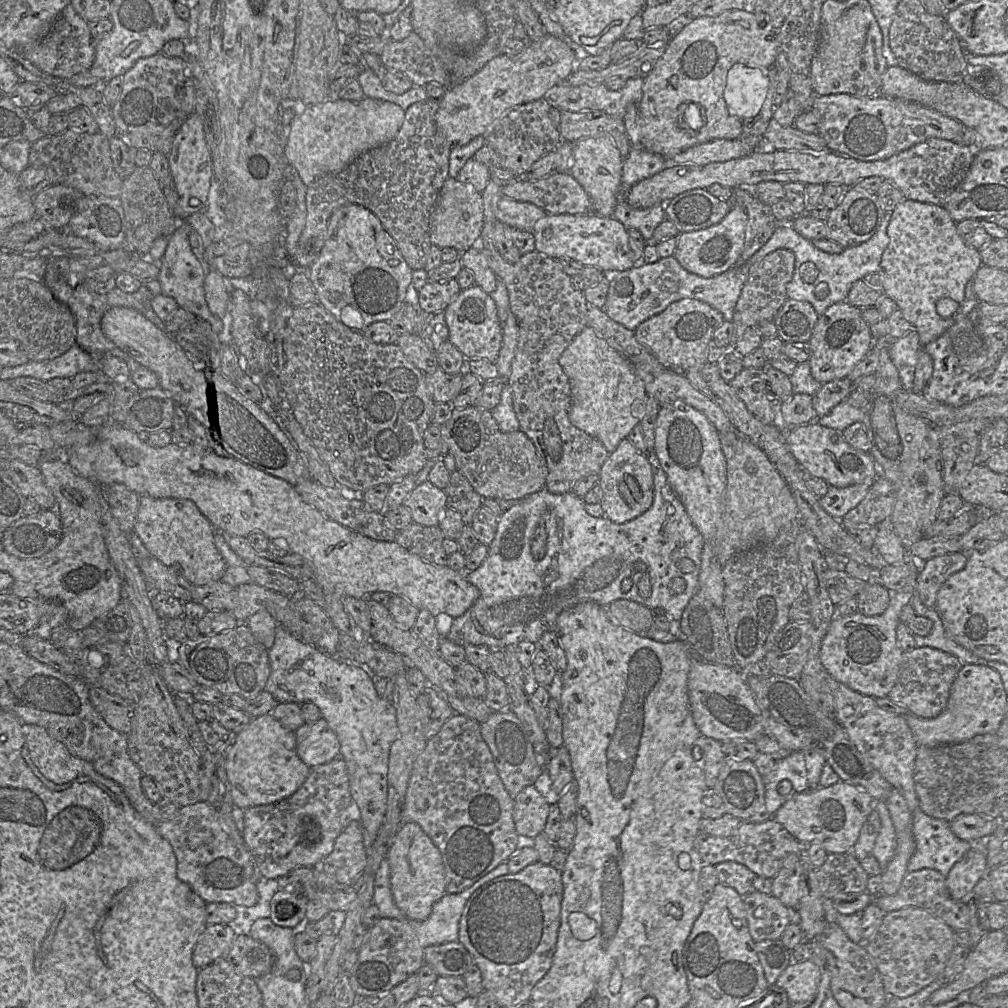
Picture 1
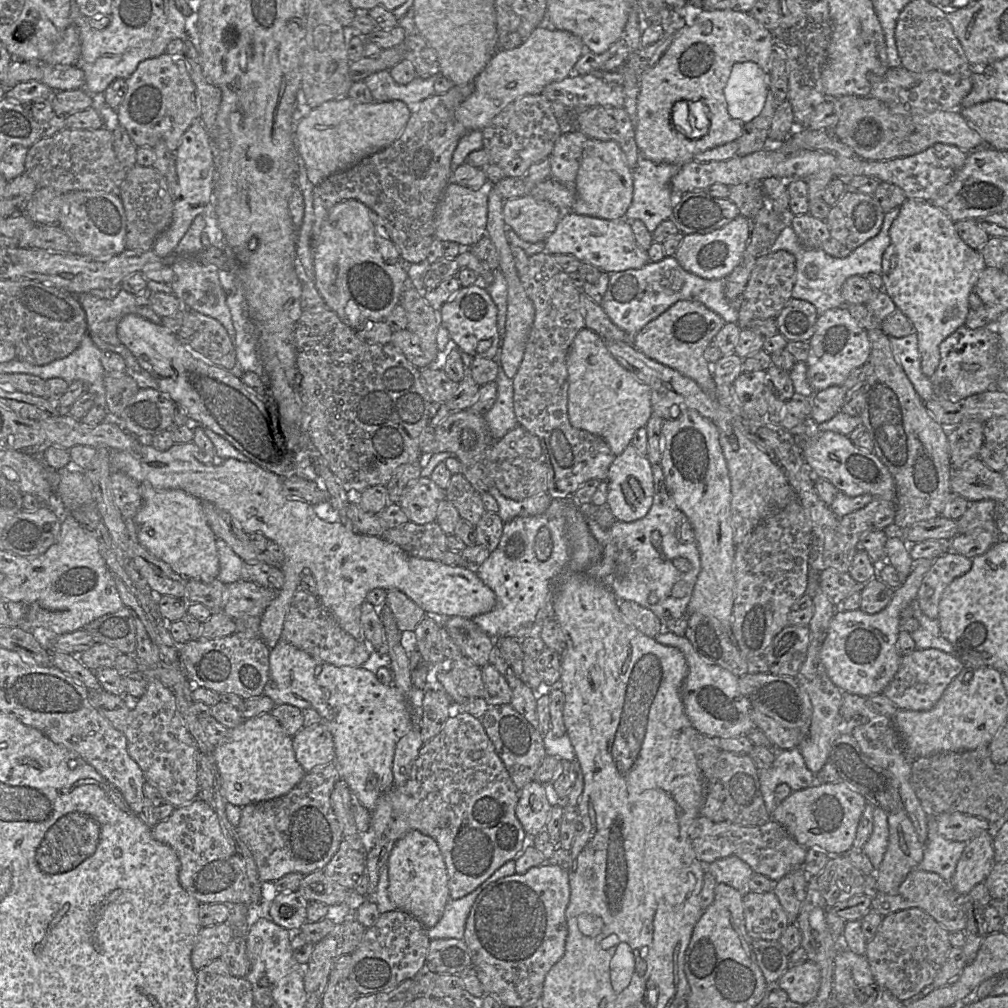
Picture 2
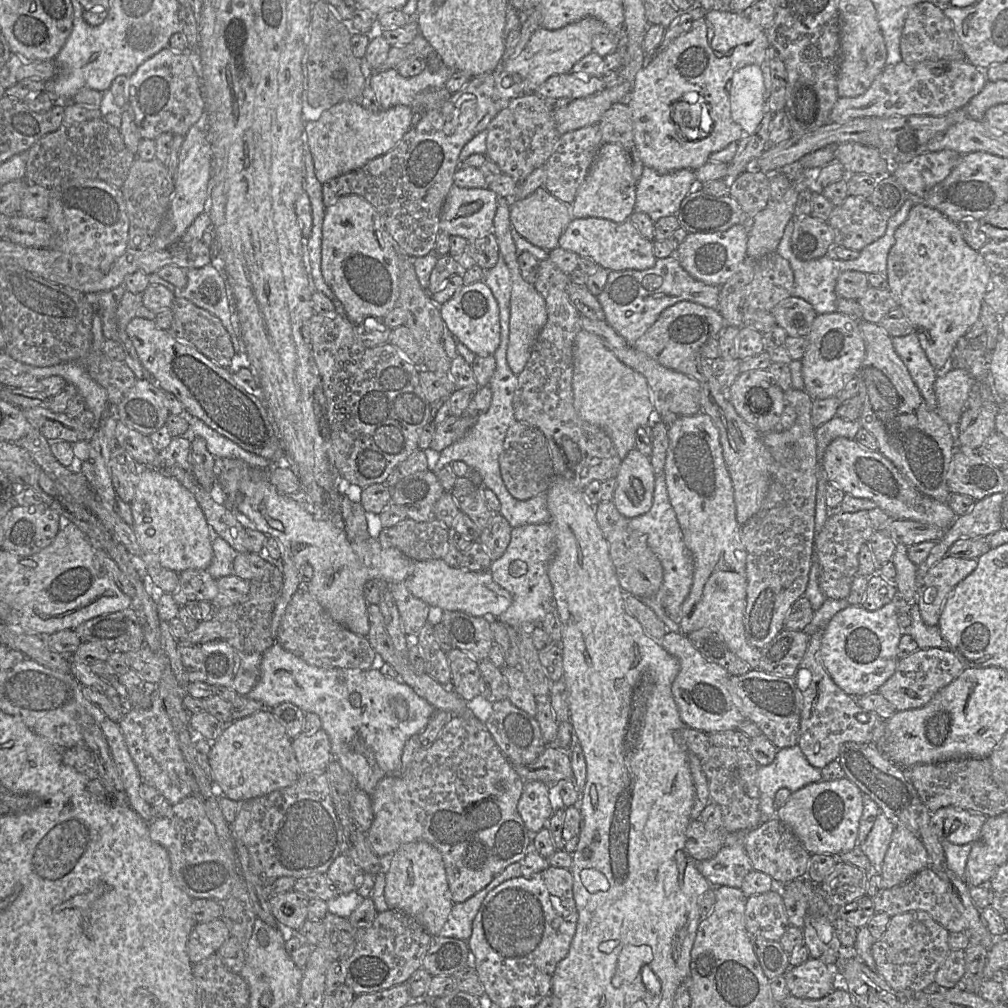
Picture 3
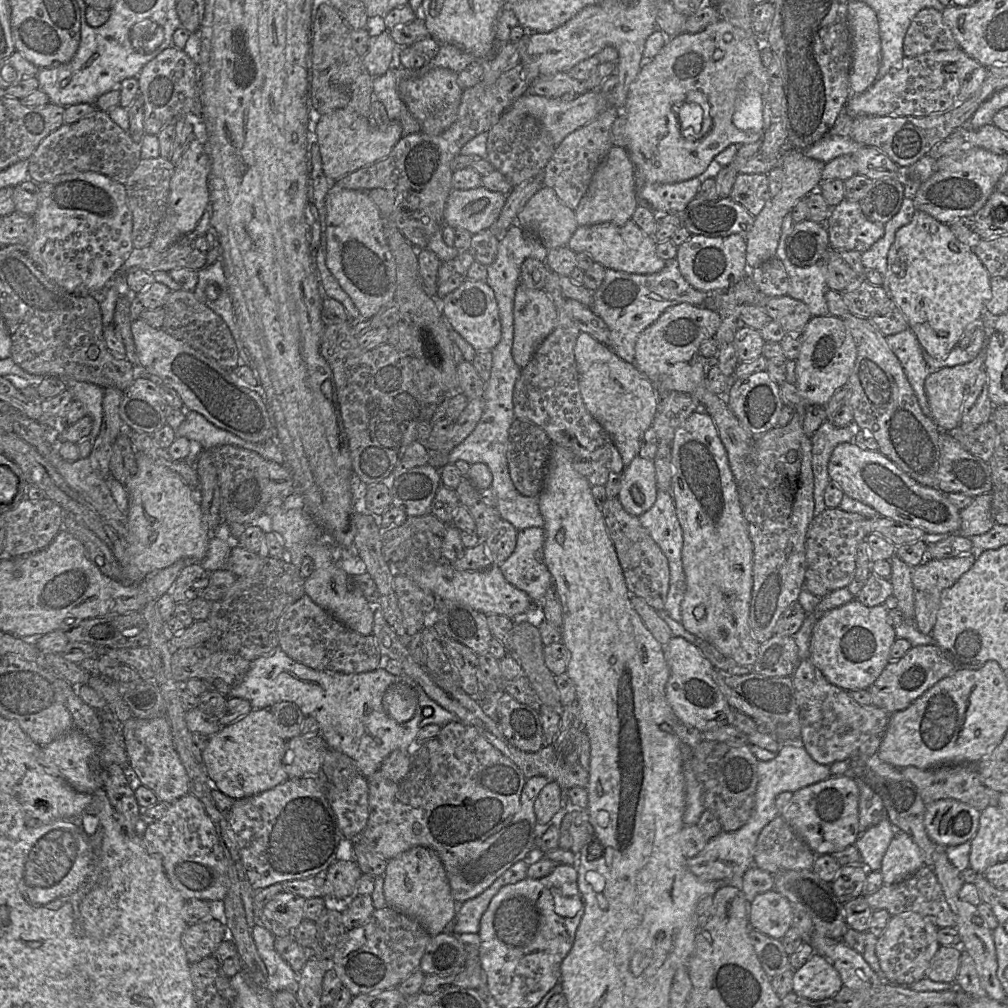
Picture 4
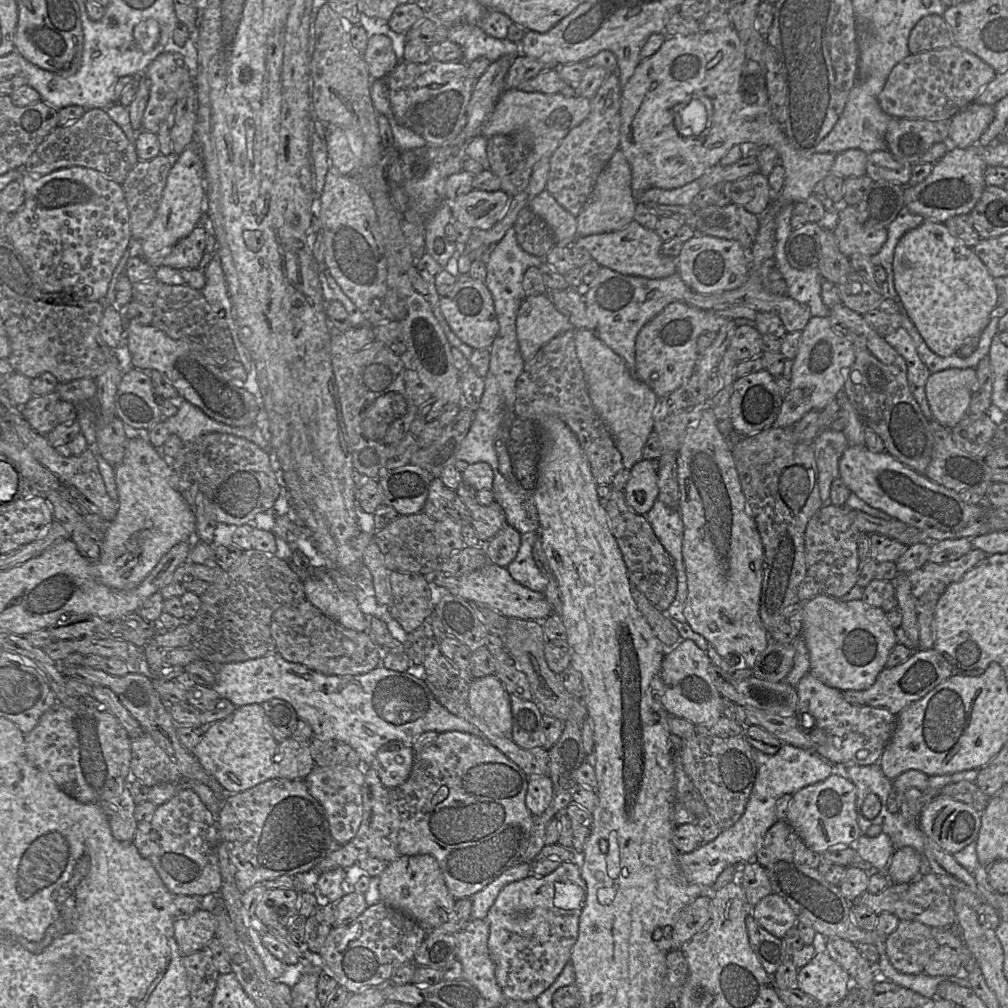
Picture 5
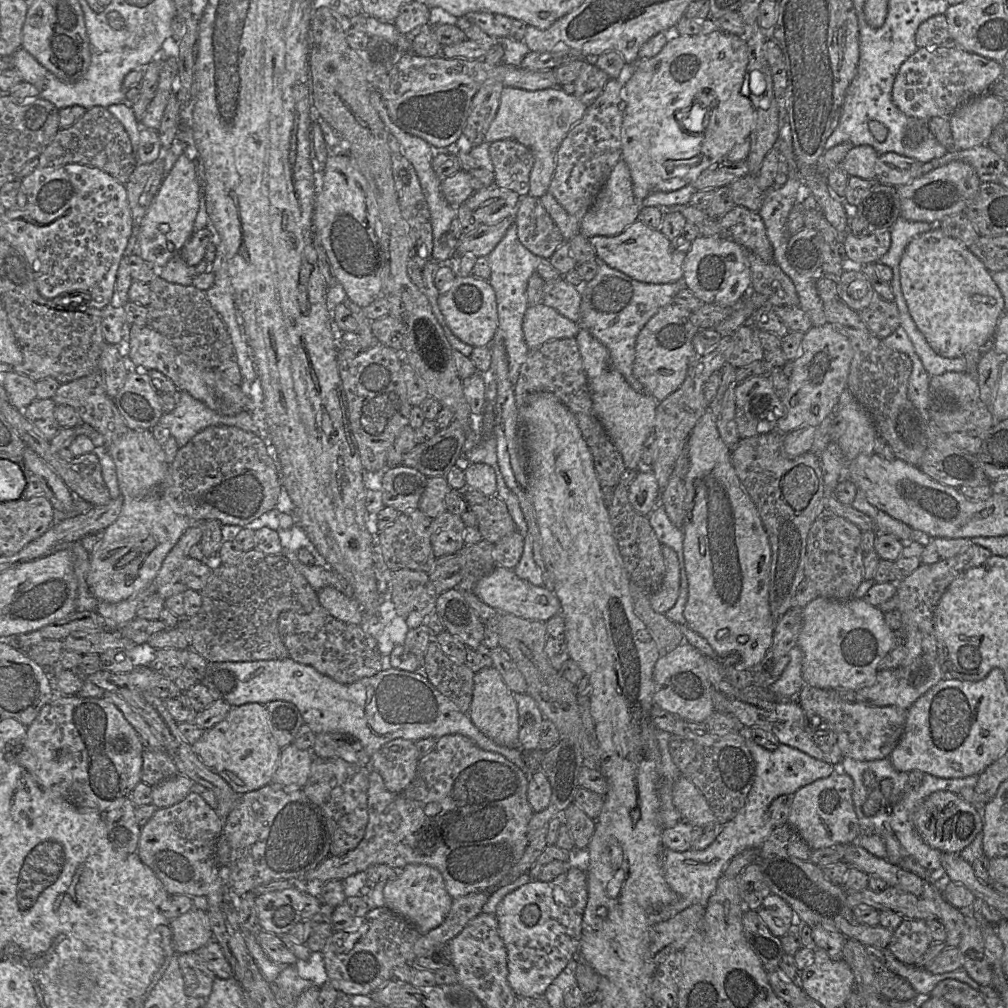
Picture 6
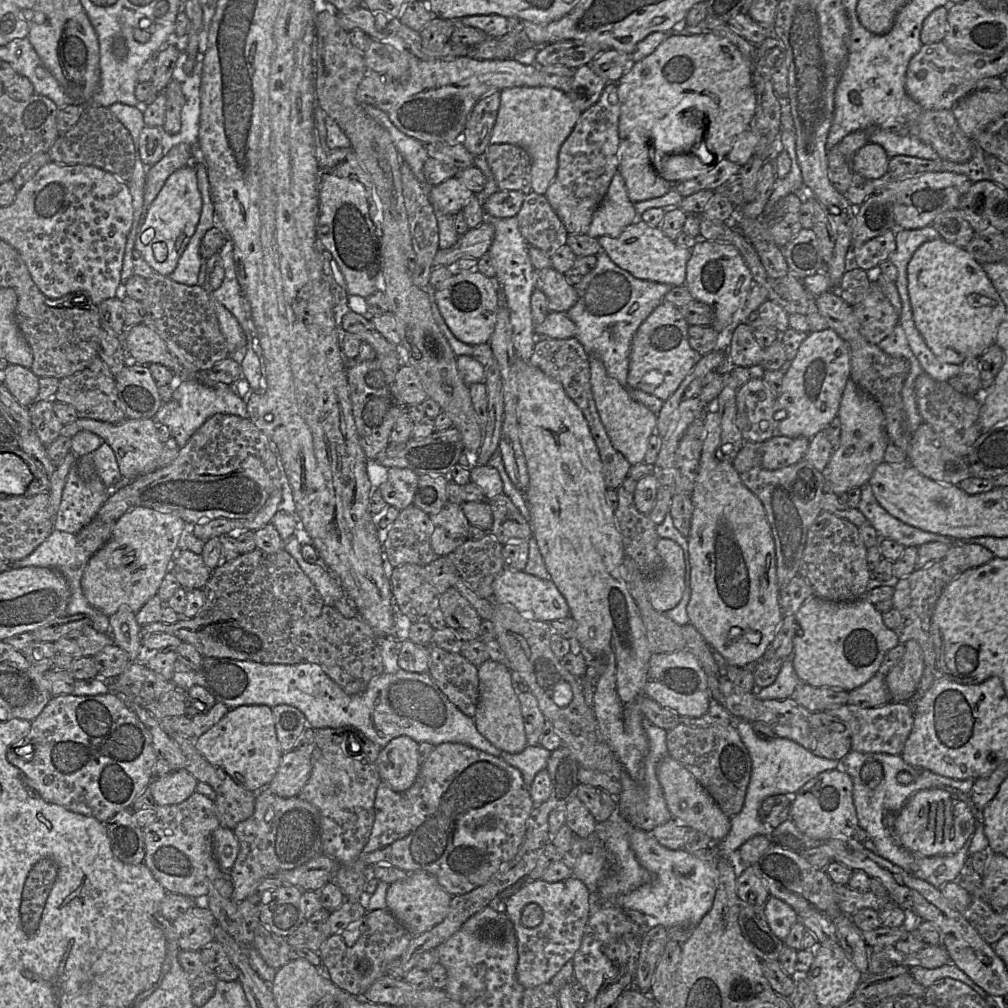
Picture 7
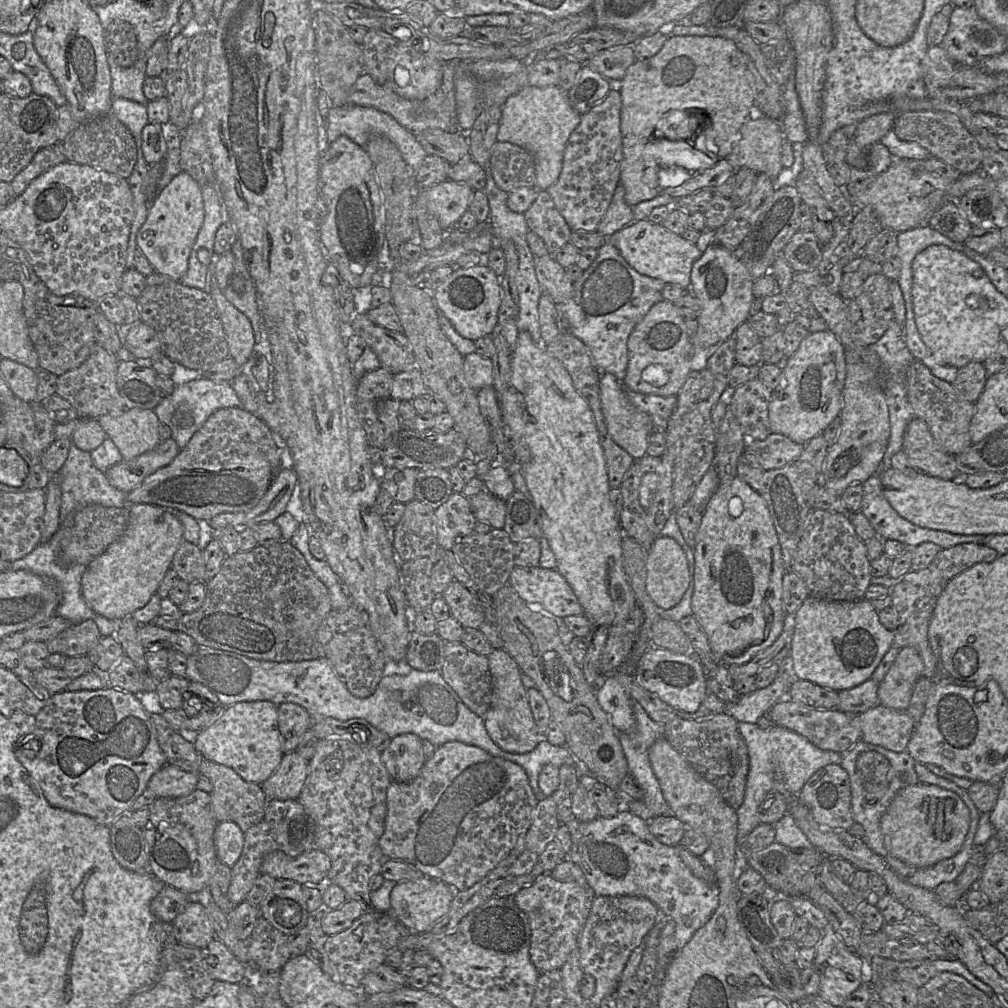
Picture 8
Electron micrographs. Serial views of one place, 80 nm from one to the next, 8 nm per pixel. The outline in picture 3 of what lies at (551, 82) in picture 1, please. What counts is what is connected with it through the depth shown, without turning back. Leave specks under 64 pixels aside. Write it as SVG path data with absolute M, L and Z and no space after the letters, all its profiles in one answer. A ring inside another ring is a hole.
M588 16L557 30L539 27L531 35L522 52L515 58L502 60L494 70L495 87L501 99L515 99L531 94L551 76L569 73L580 59L593 52L592 39L597 34L610 33L607 26L595 17Z

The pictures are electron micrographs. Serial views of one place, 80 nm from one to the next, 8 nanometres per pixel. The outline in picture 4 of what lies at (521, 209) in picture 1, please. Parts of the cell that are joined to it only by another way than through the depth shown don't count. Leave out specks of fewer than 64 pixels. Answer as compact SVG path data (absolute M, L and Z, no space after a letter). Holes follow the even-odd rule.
M546 186L529 199L517 215L516 224L536 236L548 250L567 246L578 227L575 212Z

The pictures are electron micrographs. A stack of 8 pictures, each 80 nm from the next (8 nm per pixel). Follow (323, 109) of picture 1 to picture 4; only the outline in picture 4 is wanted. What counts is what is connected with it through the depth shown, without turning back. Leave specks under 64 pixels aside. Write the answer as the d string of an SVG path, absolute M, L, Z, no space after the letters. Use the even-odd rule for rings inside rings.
M338 109L322 115L315 124L320 149L322 169L329 181L337 181L346 175L386 158L404 136L400 122L390 121L385 130L378 129L371 119L348 109Z

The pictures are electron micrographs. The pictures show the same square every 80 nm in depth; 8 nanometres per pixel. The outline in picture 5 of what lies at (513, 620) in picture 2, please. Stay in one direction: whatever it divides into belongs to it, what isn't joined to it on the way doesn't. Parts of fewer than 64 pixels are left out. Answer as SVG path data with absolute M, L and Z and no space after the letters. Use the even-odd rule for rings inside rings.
M538 531L522 534L517 555L506 568L519 584L535 592L544 592L548 579L536 566L532 555L534 543L538 538Z

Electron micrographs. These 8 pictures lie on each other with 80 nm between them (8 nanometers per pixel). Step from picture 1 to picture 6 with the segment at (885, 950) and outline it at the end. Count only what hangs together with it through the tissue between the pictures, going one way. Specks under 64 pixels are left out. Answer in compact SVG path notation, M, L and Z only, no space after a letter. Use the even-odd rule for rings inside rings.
M903 919L893 932L888 949L903 964L917 966L931 944L925 921Z

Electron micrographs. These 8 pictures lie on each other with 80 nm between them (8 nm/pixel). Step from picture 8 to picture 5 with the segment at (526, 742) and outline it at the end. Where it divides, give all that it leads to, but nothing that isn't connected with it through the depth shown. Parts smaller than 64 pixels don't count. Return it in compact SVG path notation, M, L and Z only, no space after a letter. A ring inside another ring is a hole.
M497 675L473 678L468 696L469 710L484 721L494 733L511 736L510 694Z

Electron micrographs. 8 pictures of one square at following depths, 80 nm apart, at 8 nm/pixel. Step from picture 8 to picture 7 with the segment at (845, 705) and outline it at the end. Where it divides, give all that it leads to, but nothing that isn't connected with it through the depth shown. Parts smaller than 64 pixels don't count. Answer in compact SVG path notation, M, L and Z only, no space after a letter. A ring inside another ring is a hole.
M878 672L864 685L849 692L848 704L873 708L892 702L886 676Z

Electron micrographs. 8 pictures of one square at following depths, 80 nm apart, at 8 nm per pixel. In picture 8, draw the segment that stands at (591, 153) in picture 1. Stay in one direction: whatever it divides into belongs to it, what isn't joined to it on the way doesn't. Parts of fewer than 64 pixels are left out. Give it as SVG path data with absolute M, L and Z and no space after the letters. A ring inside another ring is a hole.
M619 183L611 203L597 228L597 232L607 238L634 221L633 207L626 203L624 196L625 189Z

